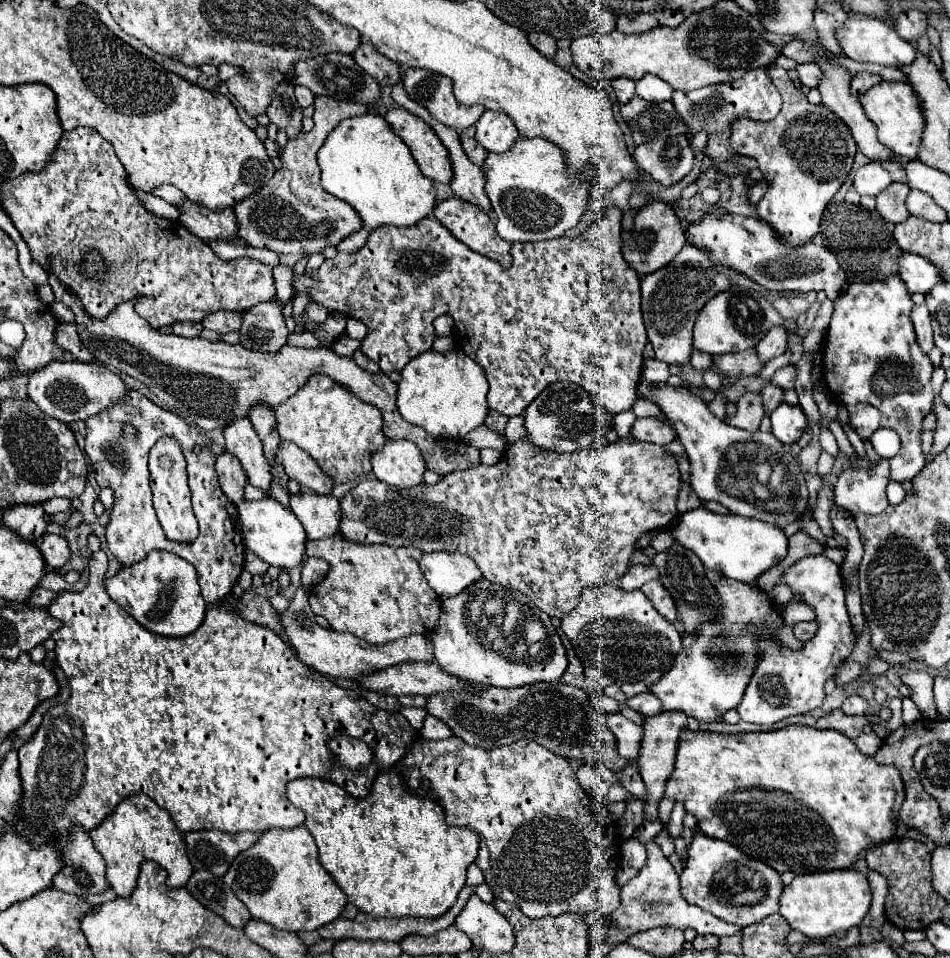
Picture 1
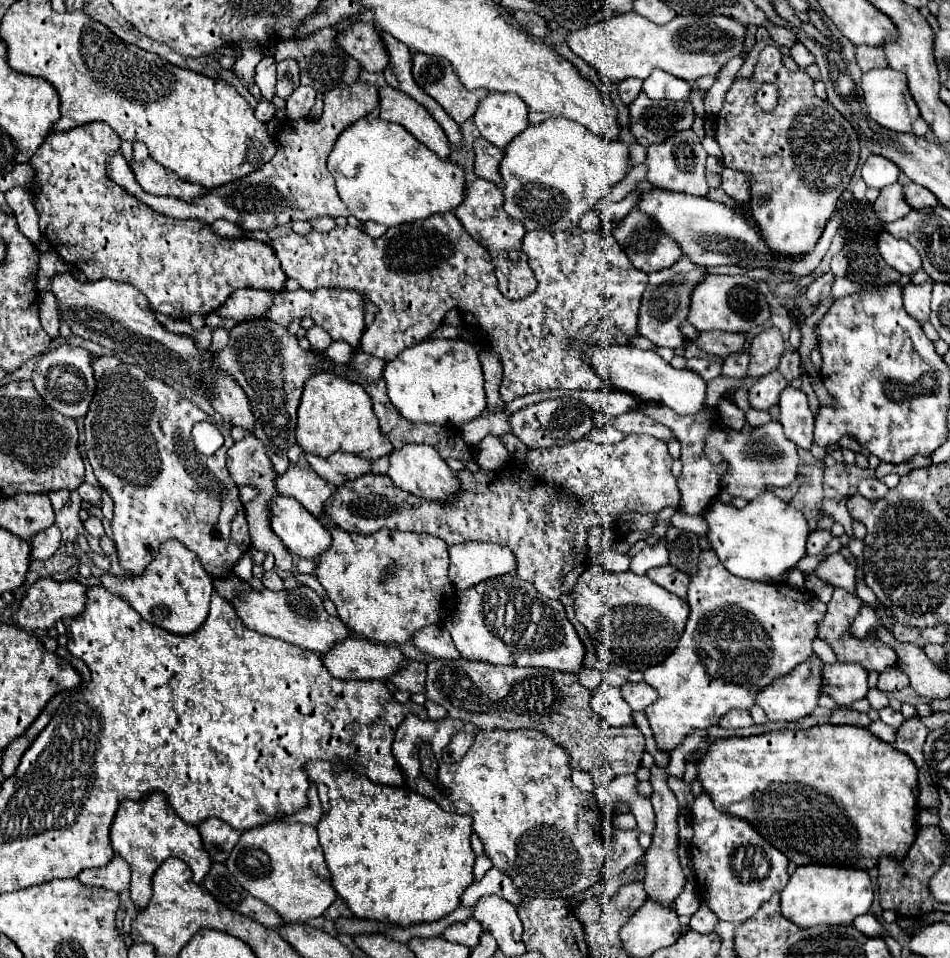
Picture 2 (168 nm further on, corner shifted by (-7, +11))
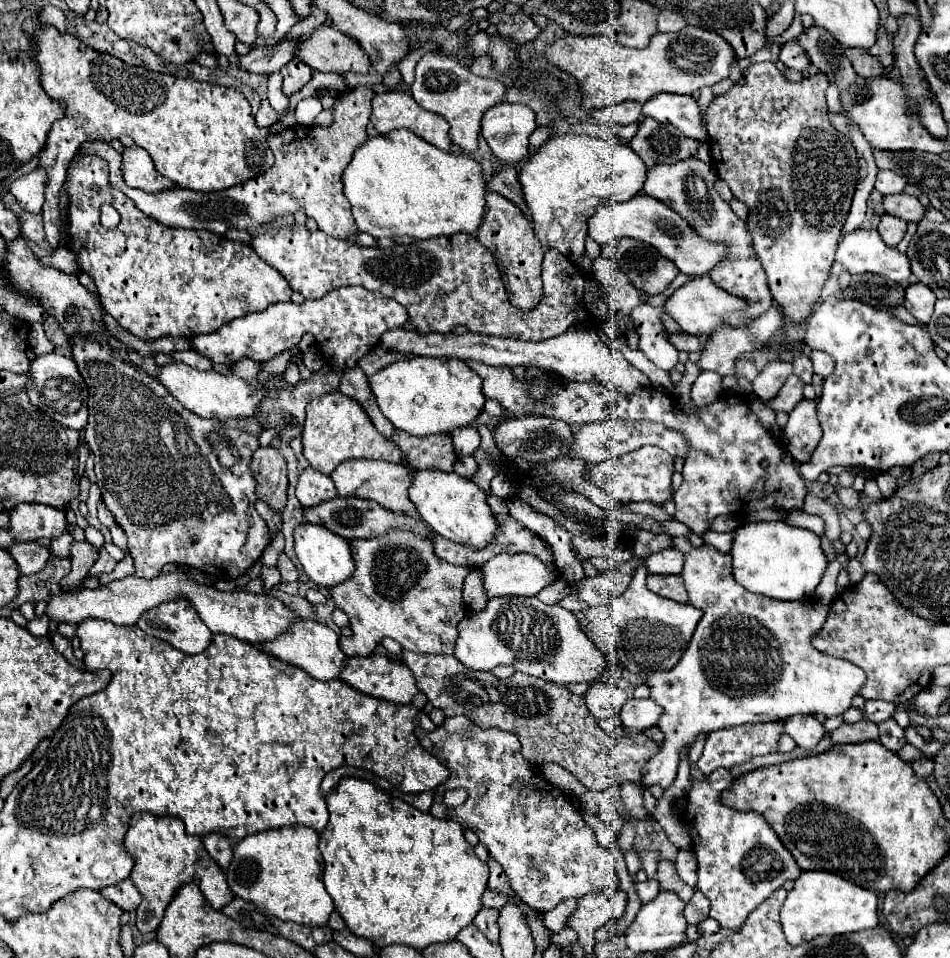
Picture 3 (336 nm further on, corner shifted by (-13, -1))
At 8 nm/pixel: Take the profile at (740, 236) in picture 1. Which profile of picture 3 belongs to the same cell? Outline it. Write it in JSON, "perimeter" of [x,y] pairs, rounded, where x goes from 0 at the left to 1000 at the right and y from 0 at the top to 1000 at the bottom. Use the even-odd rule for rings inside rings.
{"perimeter":[[[678,201],[665,206],[661,212],[648,212],[648,214],[632,214],[625,224],[619,227],[619,247],[625,249],[629,256],[648,256],[653,249],[672,249],[678,252],[695,262],[697,268],[705,270],[716,285],[724,289],[745,287],[749,277],[758,272],[762,266],[762,256],[749,256],[747,252],[741,252],[739,247],[733,247],[728,243],[726,235],[720,235],[703,214],[697,210],[691,210],[688,206],[680,206]]]}

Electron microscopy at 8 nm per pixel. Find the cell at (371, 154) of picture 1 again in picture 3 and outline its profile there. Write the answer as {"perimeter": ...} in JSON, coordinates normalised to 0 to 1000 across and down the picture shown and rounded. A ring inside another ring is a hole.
{"perimeter":[[[417,135],[417,137],[411,137],[406,141],[396,141],[396,143],[389,143],[381,153],[375,156],[373,160],[373,166],[368,168],[368,172],[364,174],[362,178],[362,204],[366,206],[368,214],[371,214],[371,224],[375,229],[375,235],[381,243],[389,243],[392,247],[423,247],[423,245],[432,245],[432,247],[438,247],[438,249],[455,249],[455,247],[472,247],[472,245],[480,245],[480,243],[499,243],[505,235],[507,235],[507,227],[512,222],[512,189],[509,189],[509,183],[507,183],[507,174],[501,166],[484,160],[472,160],[472,158],[465,158],[457,151],[453,151],[451,147],[446,147],[444,143],[436,141],[434,137],[429,135]]]}

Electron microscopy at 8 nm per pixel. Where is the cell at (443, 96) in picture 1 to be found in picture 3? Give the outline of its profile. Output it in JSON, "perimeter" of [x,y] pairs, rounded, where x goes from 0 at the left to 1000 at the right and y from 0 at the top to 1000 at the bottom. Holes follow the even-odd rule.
{"perimeter":[[[448,55],[438,66],[438,82],[432,91],[434,101],[440,110],[451,116],[465,120],[474,128],[474,145],[476,149],[484,151],[488,158],[499,160],[503,156],[503,141],[505,141],[505,124],[512,114],[531,105],[531,89],[524,82],[509,82],[499,78],[493,70],[484,68],[480,62]]]}

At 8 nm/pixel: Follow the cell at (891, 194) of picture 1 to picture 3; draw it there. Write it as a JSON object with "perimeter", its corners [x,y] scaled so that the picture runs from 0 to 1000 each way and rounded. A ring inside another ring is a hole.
{"perimeter":[[[928,224],[926,235],[924,235],[924,243],[935,258],[943,258],[949,252],[949,247],[954,245],[954,231],[947,231],[945,227]]]}

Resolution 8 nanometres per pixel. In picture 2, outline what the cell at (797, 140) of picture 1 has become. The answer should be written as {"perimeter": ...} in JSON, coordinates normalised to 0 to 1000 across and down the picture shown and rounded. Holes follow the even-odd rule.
{"perimeter":[[[808,47],[800,53],[794,78],[789,82],[775,82],[771,87],[768,95],[764,97],[762,112],[752,124],[756,130],[754,147],[760,153],[762,172],[792,183],[789,224],[802,239],[802,247],[806,247],[811,260],[817,264],[848,266],[857,260],[903,170],[905,153],[899,133],[872,105],[863,103],[855,89],[855,80],[851,80],[846,74],[829,74],[823,66],[821,51]],[[802,85],[815,85],[823,97],[823,105],[813,118],[804,118],[794,108],[794,93],[798,93]]]}

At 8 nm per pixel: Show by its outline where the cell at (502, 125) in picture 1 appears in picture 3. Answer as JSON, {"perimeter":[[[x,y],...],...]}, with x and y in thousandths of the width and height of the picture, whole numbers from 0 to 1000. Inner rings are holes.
{"perimeter":[[[528,105],[509,118],[507,143],[524,166],[533,170],[549,168],[556,164],[556,143],[564,135],[562,124],[558,112]]]}

